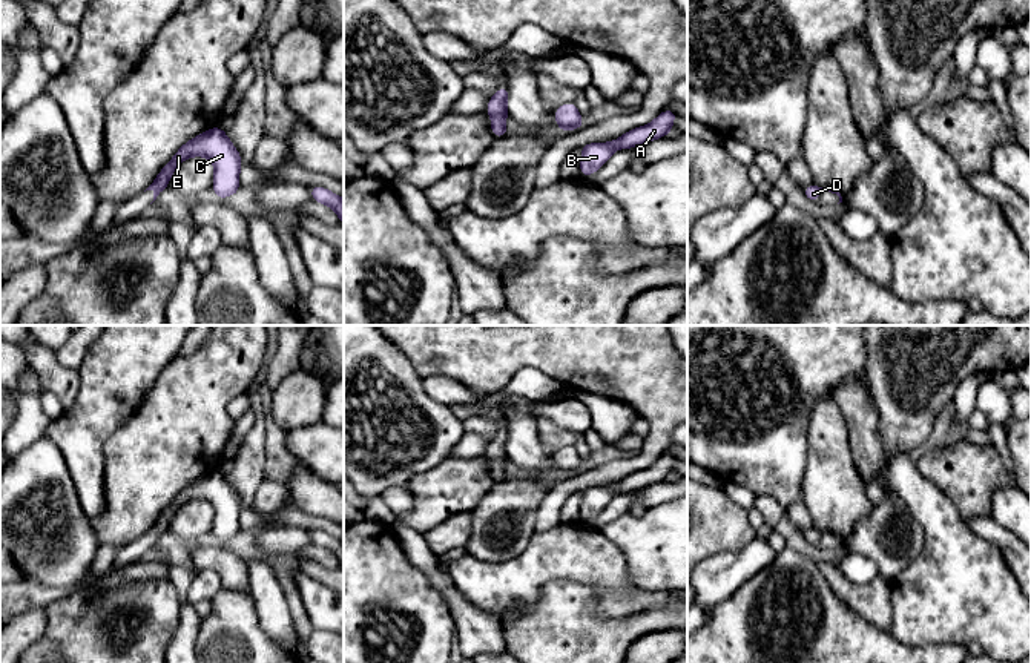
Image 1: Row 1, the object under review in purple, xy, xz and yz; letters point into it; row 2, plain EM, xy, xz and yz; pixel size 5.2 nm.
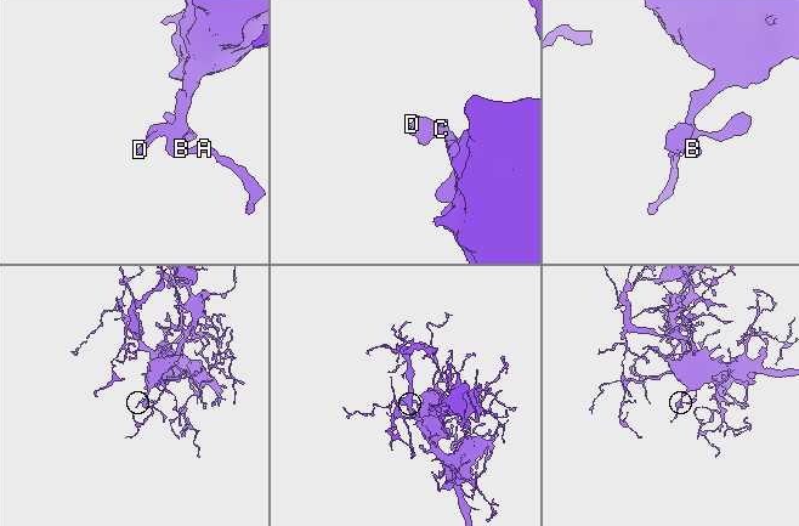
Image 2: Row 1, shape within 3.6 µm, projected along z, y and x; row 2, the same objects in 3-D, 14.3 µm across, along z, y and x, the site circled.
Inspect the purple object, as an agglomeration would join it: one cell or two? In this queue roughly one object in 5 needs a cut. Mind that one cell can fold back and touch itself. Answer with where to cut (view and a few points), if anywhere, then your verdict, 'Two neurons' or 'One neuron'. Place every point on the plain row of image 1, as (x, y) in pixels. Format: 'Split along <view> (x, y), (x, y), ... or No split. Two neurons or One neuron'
No split. One neuron

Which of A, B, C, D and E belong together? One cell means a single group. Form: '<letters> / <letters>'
A B C D E

